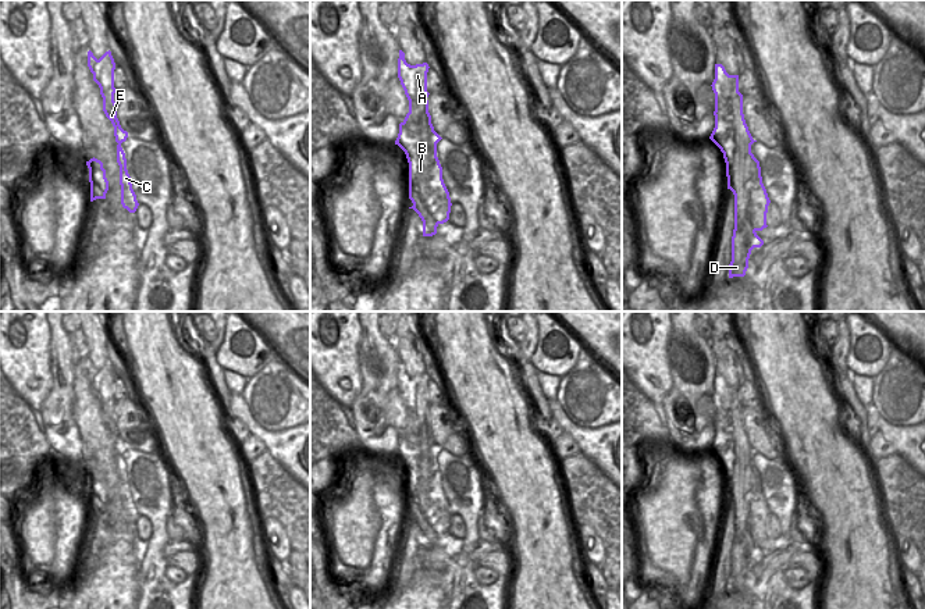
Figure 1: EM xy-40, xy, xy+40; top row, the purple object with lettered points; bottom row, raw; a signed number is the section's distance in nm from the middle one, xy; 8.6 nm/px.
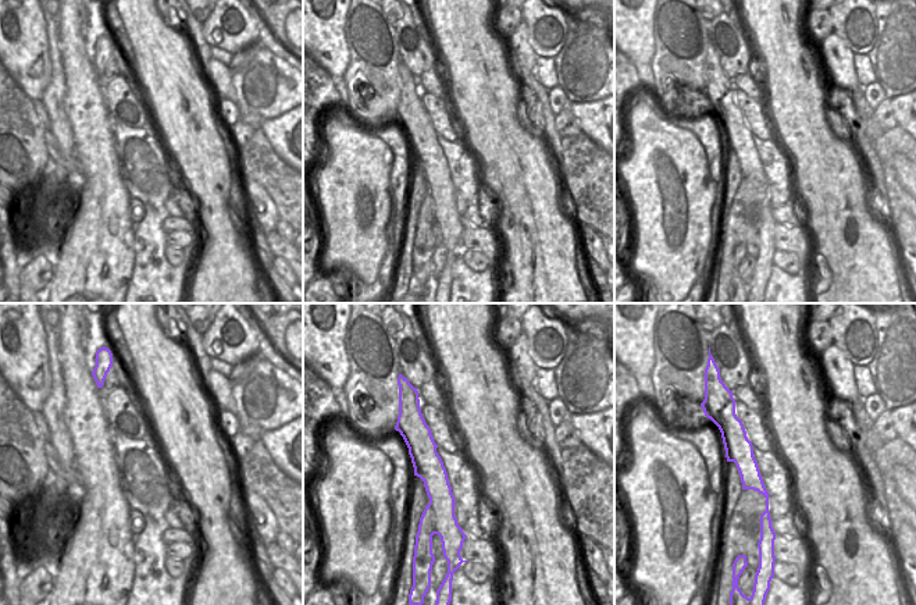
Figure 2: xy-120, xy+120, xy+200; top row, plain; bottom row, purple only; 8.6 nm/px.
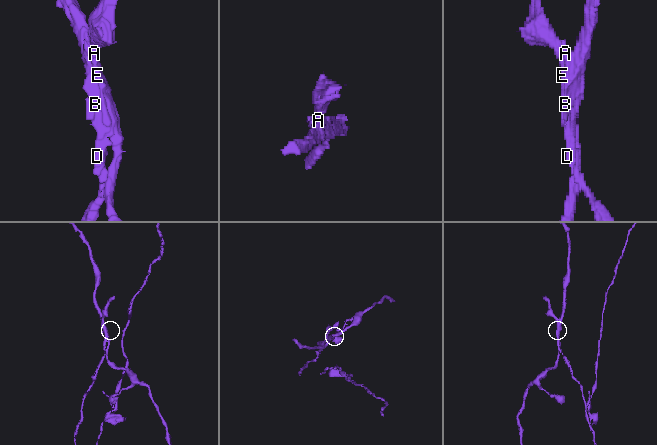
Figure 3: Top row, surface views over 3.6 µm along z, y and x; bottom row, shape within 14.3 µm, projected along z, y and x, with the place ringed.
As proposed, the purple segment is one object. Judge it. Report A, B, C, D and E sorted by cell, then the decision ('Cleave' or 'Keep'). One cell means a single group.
Groups: A B D E / C. Cleave

